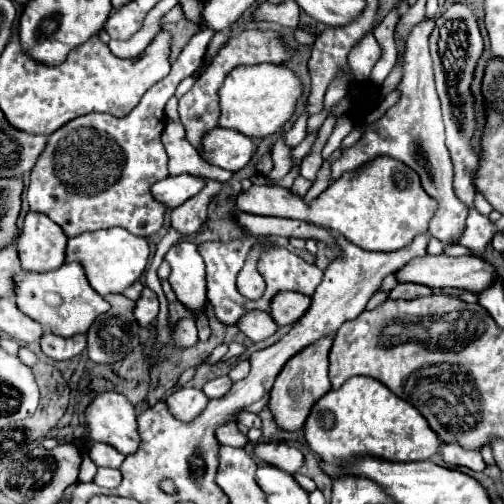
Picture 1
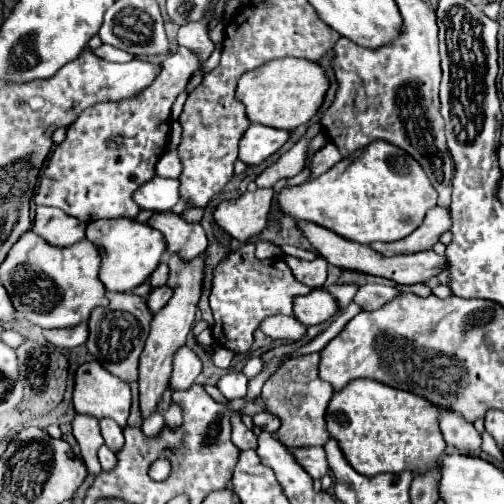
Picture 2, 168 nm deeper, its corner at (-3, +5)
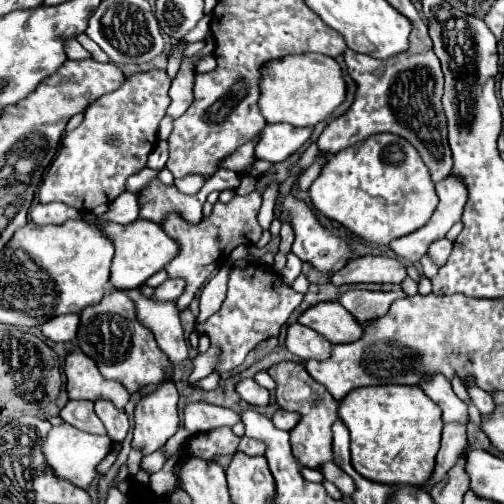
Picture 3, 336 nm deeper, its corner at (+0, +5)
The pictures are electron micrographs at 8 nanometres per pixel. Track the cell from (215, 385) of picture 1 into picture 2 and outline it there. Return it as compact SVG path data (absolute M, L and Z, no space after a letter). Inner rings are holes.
M228 372L218 380L216 386L226 400L234 400L246 394L246 384L248 384L248 378L242 372Z

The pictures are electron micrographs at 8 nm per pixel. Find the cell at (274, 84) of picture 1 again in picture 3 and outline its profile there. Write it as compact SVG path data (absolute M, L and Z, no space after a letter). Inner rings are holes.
M297 54L297 56L285 56L285 60L277 60L267 64L263 70L261 80L261 98L259 108L267 122L287 122L291 126L315 126L317 122L323 122L333 114L333 110L345 100L347 84L341 74L341 66L325 54Z

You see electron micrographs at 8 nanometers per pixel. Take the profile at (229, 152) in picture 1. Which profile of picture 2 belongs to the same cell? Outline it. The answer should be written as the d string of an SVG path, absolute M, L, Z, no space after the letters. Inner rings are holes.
M250 124L240 138L238 144L238 160L248 166L256 166L264 162L270 154L280 150L280 146L288 140L286 130L266 128L262 124Z

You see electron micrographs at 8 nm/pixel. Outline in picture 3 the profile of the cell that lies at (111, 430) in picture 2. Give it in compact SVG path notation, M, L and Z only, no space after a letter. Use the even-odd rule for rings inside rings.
M97 400L95 402L95 414L101 418L101 422L107 428L107 436L113 442L123 442L129 430L129 418L125 410L117 408L111 400Z

